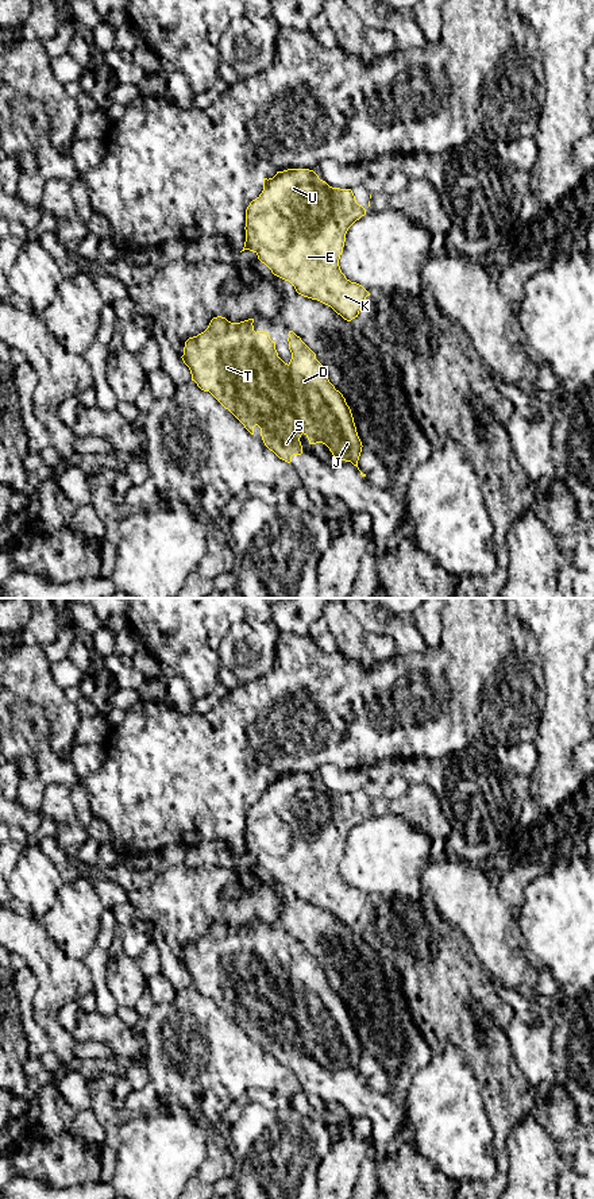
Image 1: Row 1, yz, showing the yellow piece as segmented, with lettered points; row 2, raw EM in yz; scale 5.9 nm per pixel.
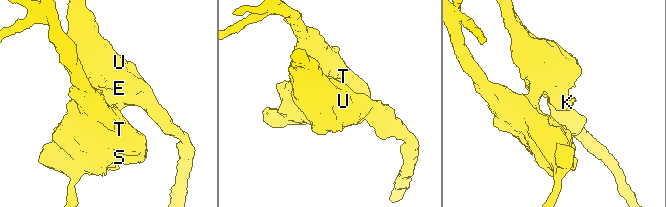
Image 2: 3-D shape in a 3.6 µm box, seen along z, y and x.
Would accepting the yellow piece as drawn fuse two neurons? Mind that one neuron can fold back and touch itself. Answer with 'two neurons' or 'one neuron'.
one neuron

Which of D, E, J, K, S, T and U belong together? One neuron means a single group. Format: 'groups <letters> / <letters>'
groups D E J K S T U

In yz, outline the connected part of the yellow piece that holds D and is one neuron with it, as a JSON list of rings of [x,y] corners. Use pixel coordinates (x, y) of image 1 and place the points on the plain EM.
[[[217,921],[204,937],[189,942],[181,963],[190,975],[192,986],[201,995],[209,996],[251,1040],[258,1030],[265,1050],[279,1064],[290,1068],[293,1060],[302,1059],[300,1042],[304,1038],[309,1049],[323,1048],[333,1063],[358,1072],[363,1050],[351,1014],[329,987],[316,959],[289,936],[292,964],[285,968],[278,961],[275,947],[265,936],[255,937],[252,928],[254,924],[231,928]]]

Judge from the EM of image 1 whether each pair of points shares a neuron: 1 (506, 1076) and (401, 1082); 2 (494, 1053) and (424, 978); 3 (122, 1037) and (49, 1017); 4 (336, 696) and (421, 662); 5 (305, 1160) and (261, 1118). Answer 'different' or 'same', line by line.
1: different
2: same
3: different
4: same
5: same

